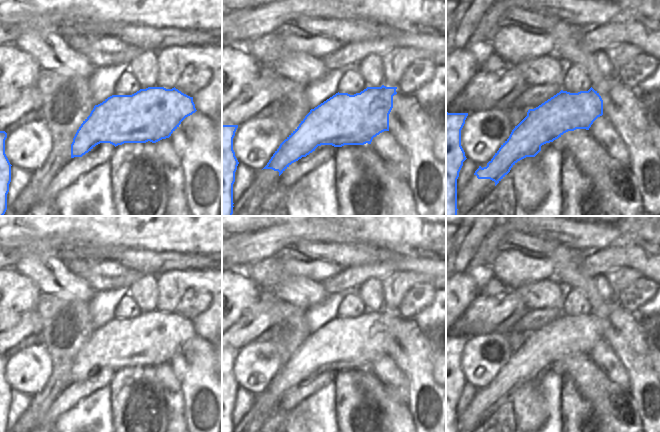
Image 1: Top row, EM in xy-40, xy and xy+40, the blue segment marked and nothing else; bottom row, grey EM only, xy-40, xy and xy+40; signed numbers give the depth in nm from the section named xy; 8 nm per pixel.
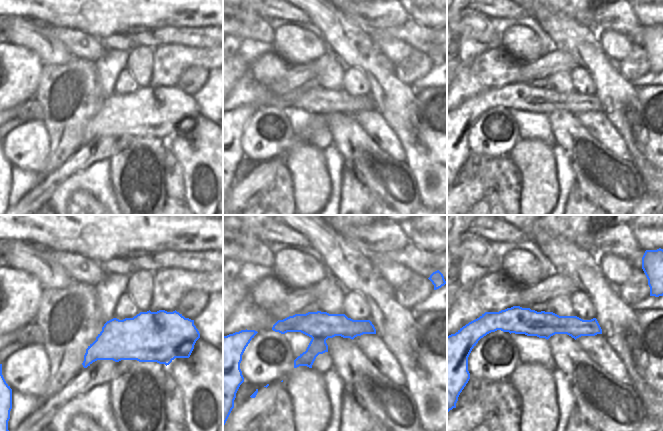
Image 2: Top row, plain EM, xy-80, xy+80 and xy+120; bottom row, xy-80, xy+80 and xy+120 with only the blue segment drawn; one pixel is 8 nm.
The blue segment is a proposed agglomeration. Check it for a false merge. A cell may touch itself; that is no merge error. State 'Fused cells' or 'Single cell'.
Fused cells.

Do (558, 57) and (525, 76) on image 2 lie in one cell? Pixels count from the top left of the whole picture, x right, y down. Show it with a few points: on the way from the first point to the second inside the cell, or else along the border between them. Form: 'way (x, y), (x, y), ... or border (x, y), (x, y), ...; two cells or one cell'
way (550, 63), (539, 70), (533, 71); one cell

